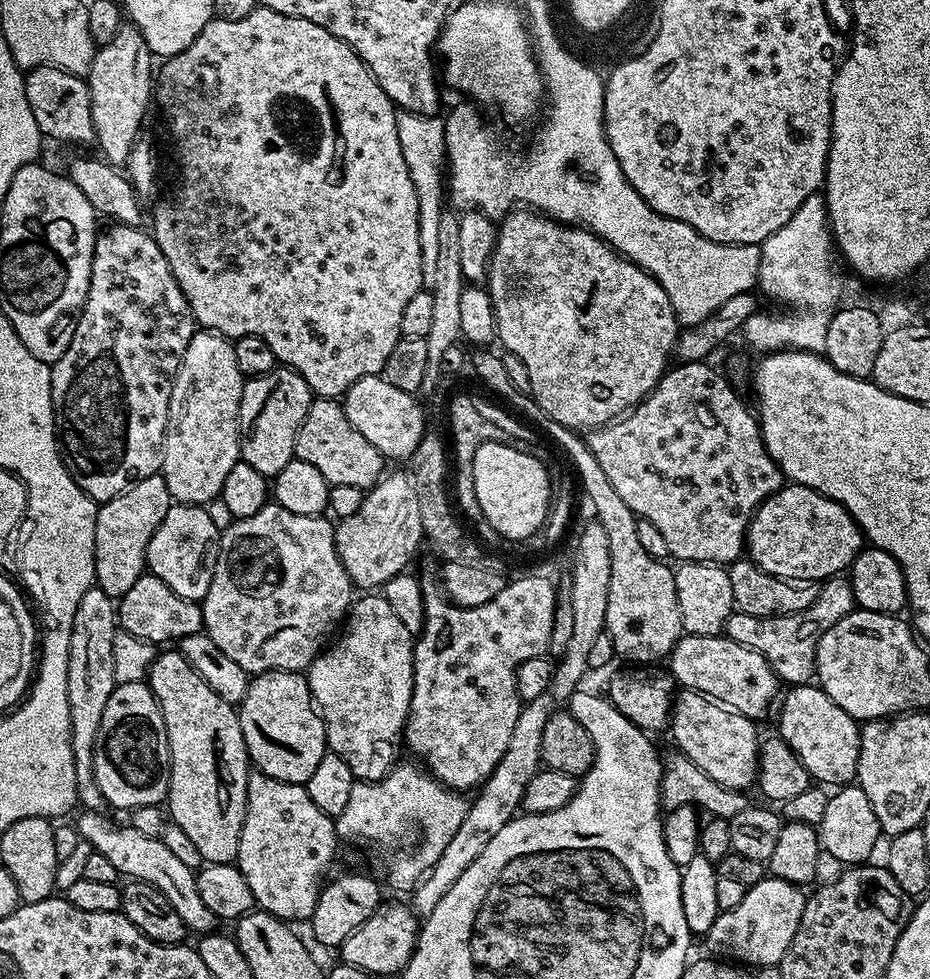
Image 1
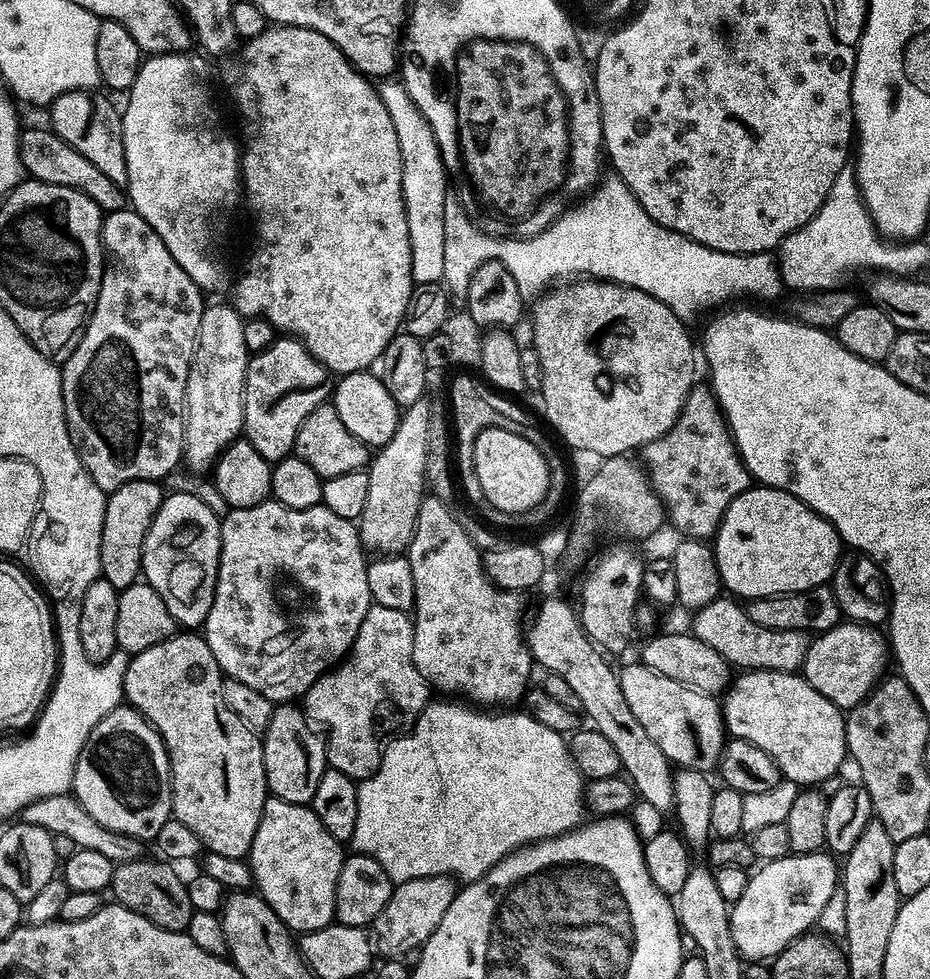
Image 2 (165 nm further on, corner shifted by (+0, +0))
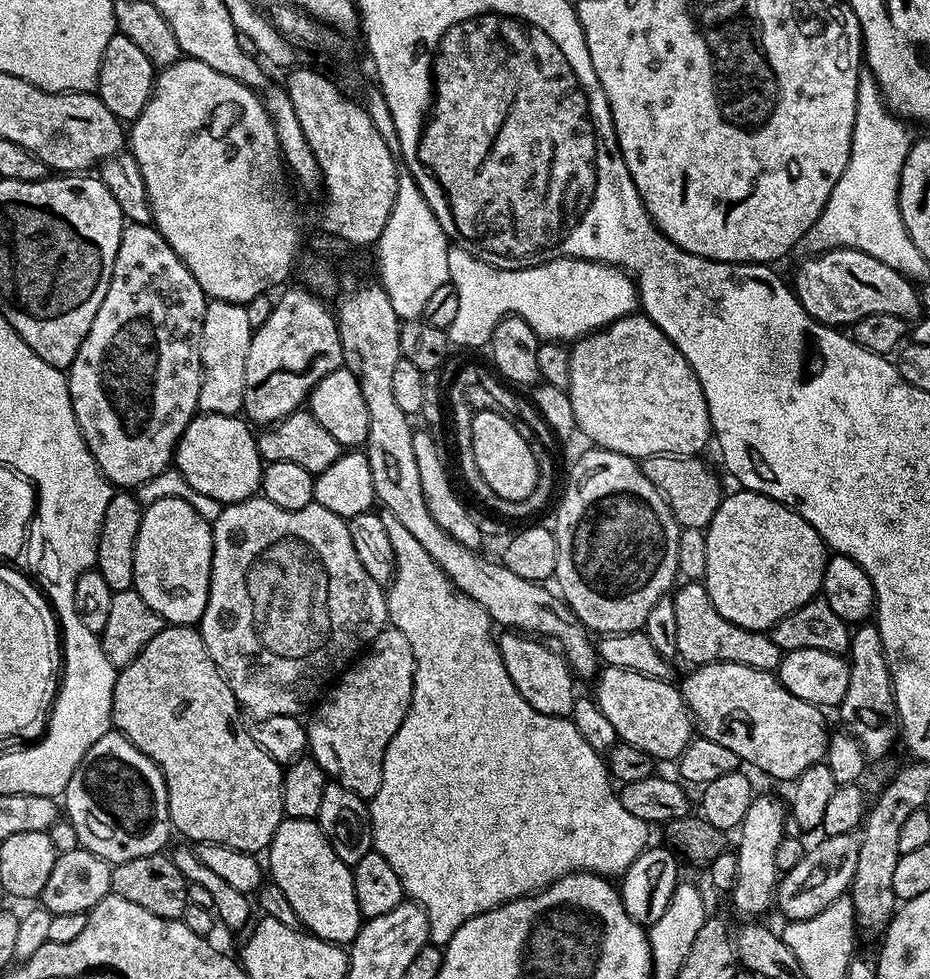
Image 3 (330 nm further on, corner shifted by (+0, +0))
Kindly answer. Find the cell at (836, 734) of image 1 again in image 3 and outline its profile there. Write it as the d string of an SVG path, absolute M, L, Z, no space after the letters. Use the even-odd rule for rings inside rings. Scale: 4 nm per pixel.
M718 662L717 664L702 664L691 669L692 673L685 678L682 683L682 691L684 700L688 704L688 710L692 713L692 719L695 727L699 729L703 736L710 738L710 742L719 742L721 746L726 746L726 750L734 750L734 754L745 765L753 764L760 772L769 772L776 780L795 781L796 777L806 771L810 766L821 763L824 758L824 752L828 749L828 737L830 728L824 725L825 713L817 708L815 704L810 702L802 702L802 698L794 698L794 694L790 694L790 690L786 690L786 686L782 686L782 682L771 672L763 672L757 668L750 666L742 666L734 662Z

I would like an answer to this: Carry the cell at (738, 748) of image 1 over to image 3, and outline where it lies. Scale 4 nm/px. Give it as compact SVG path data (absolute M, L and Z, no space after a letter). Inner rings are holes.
M609 667L599 673L596 682L594 699L623 743L638 746L638 750L650 754L656 762L679 761L686 746L694 739L694 721L684 693L677 685L675 688L668 680L650 678L634 670Z

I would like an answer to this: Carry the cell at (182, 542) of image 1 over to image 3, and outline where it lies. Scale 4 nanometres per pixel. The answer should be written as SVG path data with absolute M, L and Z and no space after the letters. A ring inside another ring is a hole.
M158 498L144 508L134 546L134 590L172 626L199 625L212 573L212 526L182 498Z

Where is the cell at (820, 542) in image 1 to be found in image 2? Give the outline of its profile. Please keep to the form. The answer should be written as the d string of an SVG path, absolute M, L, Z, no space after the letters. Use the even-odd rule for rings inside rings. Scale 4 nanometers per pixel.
M750 486L730 502L714 537L714 551L721 585L727 591L729 588L733 597L747 602L763 596L787 596L790 592L805 592L827 585L840 561L842 541L829 520L794 498L794 494L781 488Z

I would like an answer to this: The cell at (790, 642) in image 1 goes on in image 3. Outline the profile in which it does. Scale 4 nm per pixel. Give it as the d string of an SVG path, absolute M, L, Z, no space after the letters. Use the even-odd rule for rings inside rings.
M681 583L675 589L672 600L675 621L678 622L677 650L680 660L689 660L689 665L692 666L734 662L763 672L775 673L779 669L782 653L772 641L771 635L768 632L755 632L742 626L734 626L734 622L726 622L726 618L722 618L722 614L714 610L714 602L710 602L703 583Z

